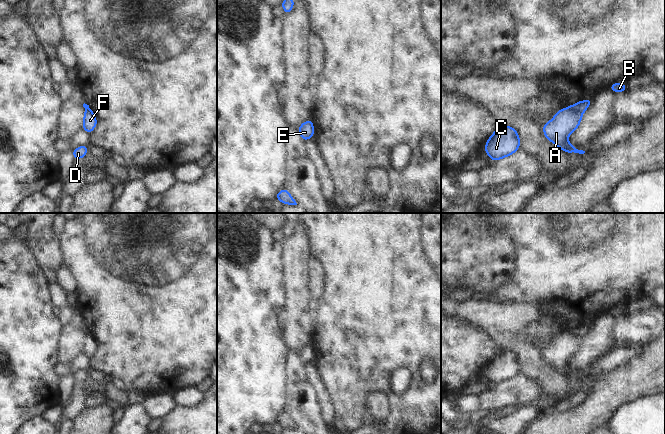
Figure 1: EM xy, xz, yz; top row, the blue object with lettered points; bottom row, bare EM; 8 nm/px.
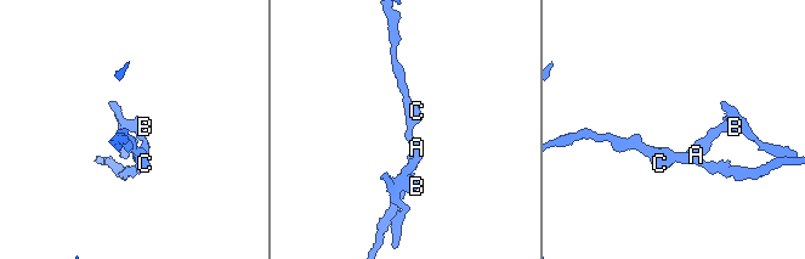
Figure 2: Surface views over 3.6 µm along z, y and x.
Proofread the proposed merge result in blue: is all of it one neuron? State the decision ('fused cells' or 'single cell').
fused cells

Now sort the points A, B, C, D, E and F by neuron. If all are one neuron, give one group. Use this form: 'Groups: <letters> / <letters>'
Groups: A C D F / B E.

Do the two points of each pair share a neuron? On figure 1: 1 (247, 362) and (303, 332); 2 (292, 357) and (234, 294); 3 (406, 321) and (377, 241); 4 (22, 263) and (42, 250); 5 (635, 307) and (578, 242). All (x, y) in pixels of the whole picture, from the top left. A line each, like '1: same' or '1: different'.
1: different
2: different
3: same
4: different
5: different

